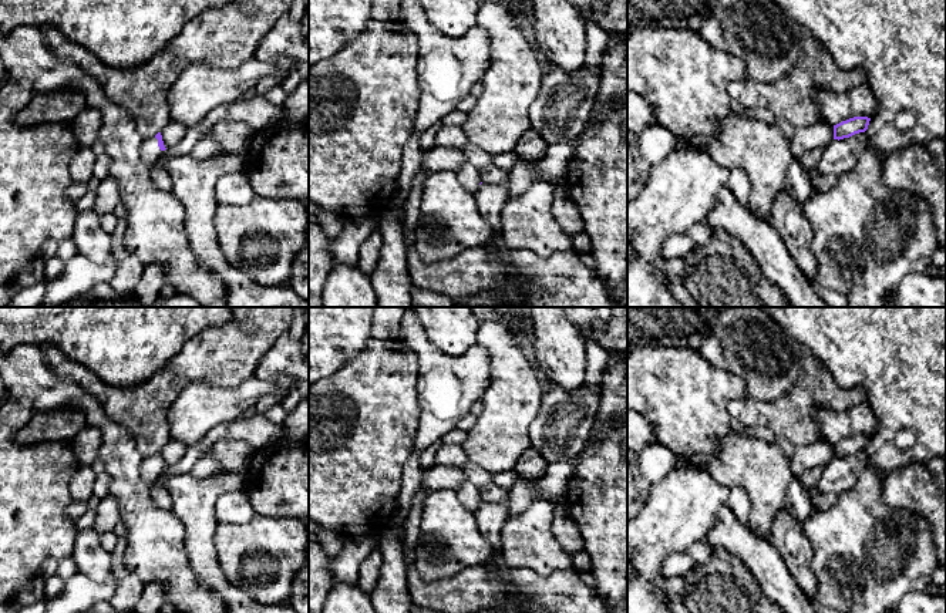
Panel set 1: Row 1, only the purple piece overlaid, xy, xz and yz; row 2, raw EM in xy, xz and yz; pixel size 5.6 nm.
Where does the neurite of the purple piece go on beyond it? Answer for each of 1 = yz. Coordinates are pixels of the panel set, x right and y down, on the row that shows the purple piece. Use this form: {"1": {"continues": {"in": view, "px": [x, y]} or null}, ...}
{"1": {"continues": null}}

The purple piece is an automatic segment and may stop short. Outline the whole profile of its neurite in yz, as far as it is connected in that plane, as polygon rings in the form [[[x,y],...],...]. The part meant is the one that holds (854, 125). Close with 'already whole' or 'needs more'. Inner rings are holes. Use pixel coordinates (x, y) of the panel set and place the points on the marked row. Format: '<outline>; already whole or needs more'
[[[854,117],[834,125],[834,139],[849,138],[855,134],[865,132],[868,129],[871,118],[868,117]]]; already whole

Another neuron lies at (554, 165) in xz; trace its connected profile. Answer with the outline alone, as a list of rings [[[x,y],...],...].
[[[582,134],[569,138],[560,144],[548,145],[545,155],[535,161],[536,172],[541,181],[549,182],[551,185],[566,178],[566,174],[570,168],[570,159],[576,142]]]

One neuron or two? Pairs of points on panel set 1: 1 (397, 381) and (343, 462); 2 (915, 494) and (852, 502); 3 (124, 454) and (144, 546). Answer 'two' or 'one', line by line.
1: one
2: two
3: one

